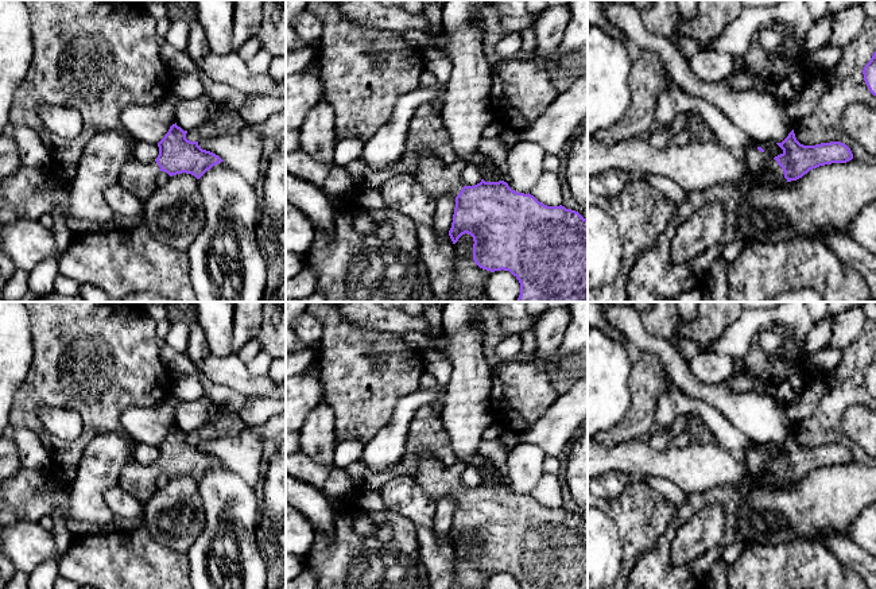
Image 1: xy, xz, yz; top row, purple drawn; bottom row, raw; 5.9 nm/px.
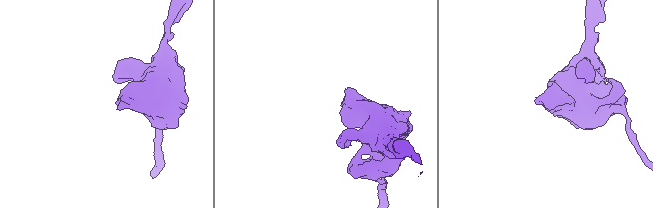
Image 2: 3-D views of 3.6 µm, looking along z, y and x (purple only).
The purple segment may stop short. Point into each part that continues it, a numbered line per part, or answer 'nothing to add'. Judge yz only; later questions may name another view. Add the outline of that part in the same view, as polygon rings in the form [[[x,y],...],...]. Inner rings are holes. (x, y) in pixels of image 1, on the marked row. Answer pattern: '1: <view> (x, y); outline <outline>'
1: yz (756, 161); outline [[[748,148],[745,156],[747,156],[745,162],[748,168],[759,181],[767,185],[779,186],[775,185],[774,182],[768,182],[764,178],[765,168],[770,168],[774,173],[784,177],[783,168],[778,164],[778,162],[774,158],[768,156],[765,152],[759,151],[757,148]]]

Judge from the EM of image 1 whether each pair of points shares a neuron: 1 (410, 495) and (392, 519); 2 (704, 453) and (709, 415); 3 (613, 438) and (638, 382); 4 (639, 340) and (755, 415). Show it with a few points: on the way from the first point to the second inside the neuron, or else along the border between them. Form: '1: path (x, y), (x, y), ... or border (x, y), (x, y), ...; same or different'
1: border (387, 508), (404, 515), (414, 524), (417, 538); different
2: border (714, 441), (731, 452); different
3: path (627, 425), (639, 413), (639, 395); same
4: path (669, 357), (700, 391), (717, 395), (725, 402); same

